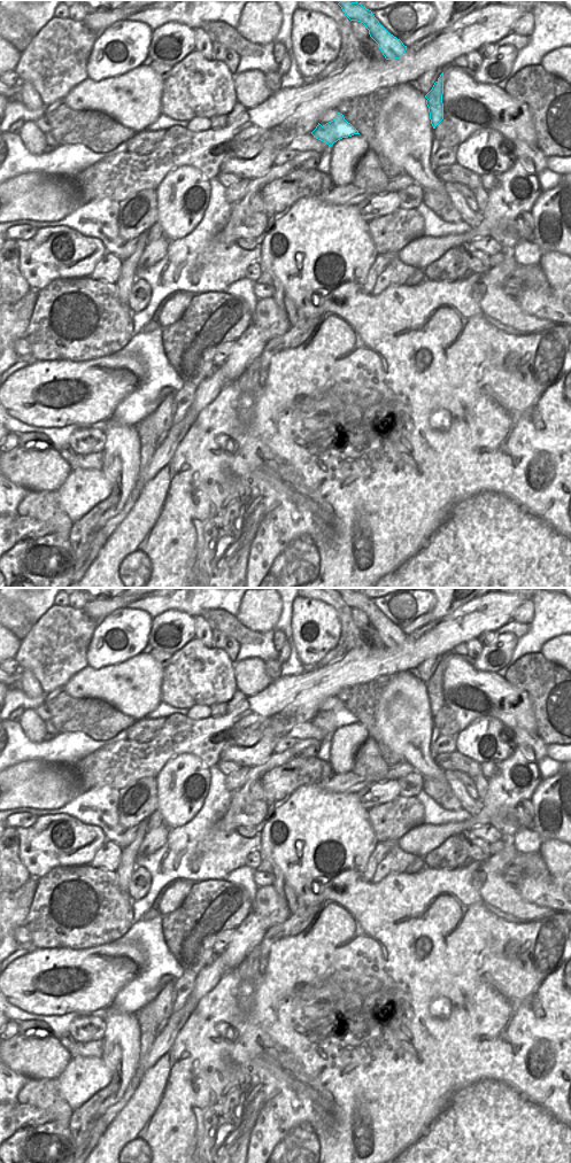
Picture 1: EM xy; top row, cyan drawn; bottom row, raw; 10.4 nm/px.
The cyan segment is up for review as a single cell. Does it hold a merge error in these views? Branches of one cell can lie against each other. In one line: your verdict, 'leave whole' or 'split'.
split

